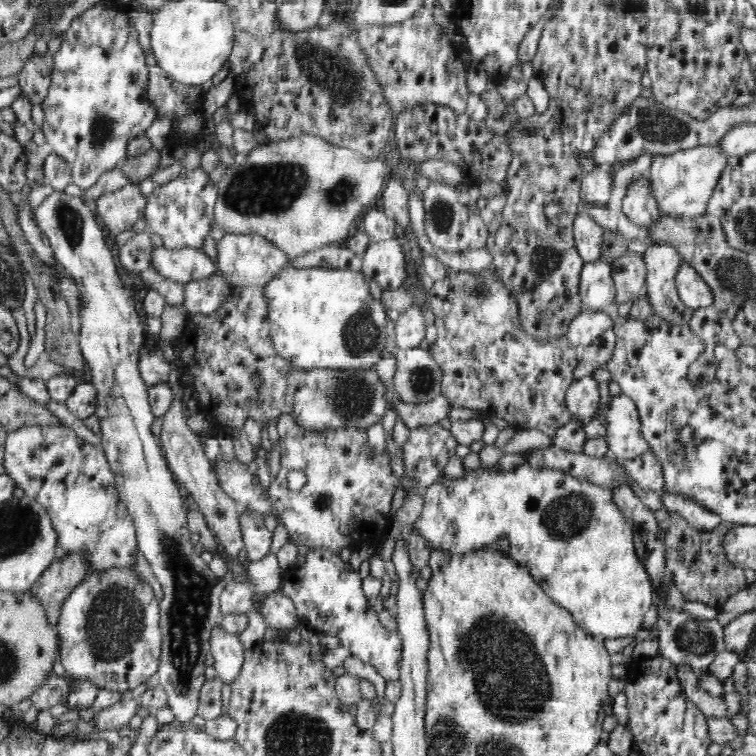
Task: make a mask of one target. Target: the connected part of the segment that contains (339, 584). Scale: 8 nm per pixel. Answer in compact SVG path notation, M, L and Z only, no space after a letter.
M318 546L309 550L297 566L285 572L280 590L294 601L303 624L319 633L336 636L350 656L372 664L386 682L399 680L402 637L397 632L393 634L384 630L378 622L376 610L368 606L359 572L344 562L340 554L334 553L332 547Z

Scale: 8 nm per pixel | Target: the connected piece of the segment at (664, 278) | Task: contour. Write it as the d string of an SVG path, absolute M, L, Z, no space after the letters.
M652 245L643 254L646 292L654 316L676 326L689 324L693 310L680 300L675 278L682 256L672 245Z

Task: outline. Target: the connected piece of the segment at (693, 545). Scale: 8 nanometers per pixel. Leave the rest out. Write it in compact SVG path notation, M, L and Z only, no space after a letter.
M670 512L671 525L665 530L664 559L666 559L665 572L671 575L676 588L682 593L684 599L692 602L702 602L720 610L721 606L744 588L747 588L744 569L731 563L724 556L724 538L730 528L738 524L734 522L721 523L712 530L700 530L692 526L678 513Z

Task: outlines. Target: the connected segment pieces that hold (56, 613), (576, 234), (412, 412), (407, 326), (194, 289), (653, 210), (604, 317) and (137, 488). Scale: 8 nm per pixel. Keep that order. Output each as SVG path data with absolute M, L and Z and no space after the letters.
M66 555L64 558L55 558L28 590L42 605L48 623L53 627L58 624L63 602L85 579L85 575L84 559L78 555Z
M578 213L572 224L574 244L580 258L585 263L600 258L604 228L596 223L590 215Z
M436 396L433 401L426 404L415 405L404 402L403 400L394 400L394 412L400 420L404 420L404 424L409 430L417 429L421 426L433 425L443 418L449 416L450 401L446 396Z
M418 305L408 308L396 317L396 346L399 349L420 347L427 329L425 316Z
M217 272L207 279L194 280L184 284L183 308L191 313L204 315L216 311L228 296L232 286Z
M640 175L630 186L623 198L622 213L630 223L642 228L650 228L659 220L658 203L651 192L651 185Z
M582 310L571 322L565 335L578 350L589 346L607 329L613 327L613 316L607 311Z
M55 190L47 198L45 198L38 207L33 209L34 218L38 223L38 226L46 233L49 243L51 244L51 249L54 251L54 258L57 262L60 262L64 266L64 270L69 274L69 276L74 280L78 290L79 290L79 300L80 300L80 320L82 320L82 328L80 328L80 349L82 350L82 355L84 356L84 361L87 364L87 376L88 381L96 390L96 410L94 414L100 418L100 445L101 450L104 452L105 458L109 463L110 470L114 473L116 490L118 493L118 499L120 499L120 504L123 504L126 507L127 514L131 516L135 526L135 533L137 536L137 547L140 549L140 552L144 554L146 560L150 563L151 569L153 570L154 576L160 582L164 595L161 601L159 602L159 609L161 612L160 615L160 625L161 633L163 636L162 641L162 650L161 650L161 661L158 667L157 675L159 676L159 684L167 692L168 695L168 704L169 709L174 713L175 720L180 722L192 721L192 719L197 716L196 710L198 708L198 692L200 692L200 686L205 682L204 669L206 665L204 660L206 656L210 653L210 643L208 643L208 638L210 638L210 630L214 628L214 622L221 616L219 599L222 595L222 592L226 589L226 585L230 577L224 577L223 579L218 579L216 575L210 570L208 564L194 551L195 545L190 541L191 532L186 526L186 513L183 504L183 489L180 484L175 480L175 476L172 474L172 471L168 468L166 460L164 459L161 445L159 440L154 437L152 433L152 422L154 422L154 415L149 403L148 387L143 382L141 375L139 374L138 362L139 362L139 350L143 344L143 327L140 325L139 317L136 312L136 302L130 291L127 291L124 288L124 284L120 279L120 274L116 270L116 262L114 262L114 254L110 251L110 246L108 246L108 237L106 236L105 231L102 231L102 228L98 226L96 221L96 215L90 210L90 208L84 203L82 198L78 196L70 196L70 194L64 193L62 190Z

